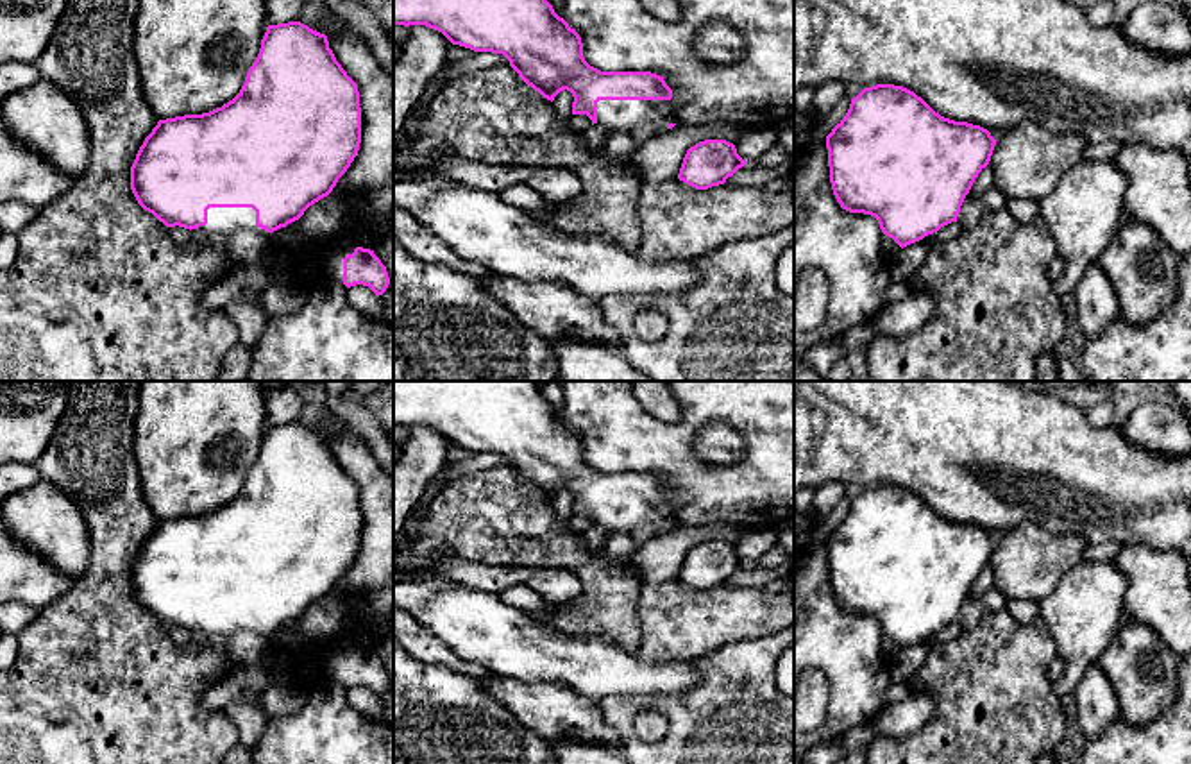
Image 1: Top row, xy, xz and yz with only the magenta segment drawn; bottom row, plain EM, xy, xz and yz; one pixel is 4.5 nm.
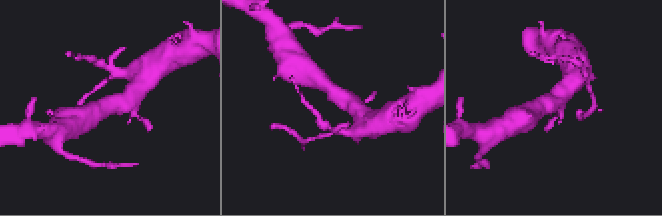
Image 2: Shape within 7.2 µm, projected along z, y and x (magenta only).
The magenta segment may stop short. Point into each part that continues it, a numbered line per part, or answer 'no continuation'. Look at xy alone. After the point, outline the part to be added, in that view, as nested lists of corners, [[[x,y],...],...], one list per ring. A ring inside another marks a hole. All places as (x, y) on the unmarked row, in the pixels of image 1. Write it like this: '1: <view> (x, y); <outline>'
1: xy (220, 621); [[[209,608],[207,624],[198,628],[207,639],[220,635],[232,637],[236,632],[254,632],[270,639],[272,633],[256,626],[256,612],[252,608]]]

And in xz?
1: xz (612, 516); [[[599,501],[597,526],[606,535],[631,533],[640,524],[653,524],[658,533],[667,533],[669,524],[680,524],[674,501]]]

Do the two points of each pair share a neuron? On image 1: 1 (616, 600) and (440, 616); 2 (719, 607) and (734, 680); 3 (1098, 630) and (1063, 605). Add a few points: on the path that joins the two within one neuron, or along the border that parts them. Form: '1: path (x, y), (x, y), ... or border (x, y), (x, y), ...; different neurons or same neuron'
1: border (530, 614), (567, 632); different neurons
2: border (768, 636), (728, 643), (689, 661); different neurons
3: path (1089, 623), (1072, 611); same neuron

